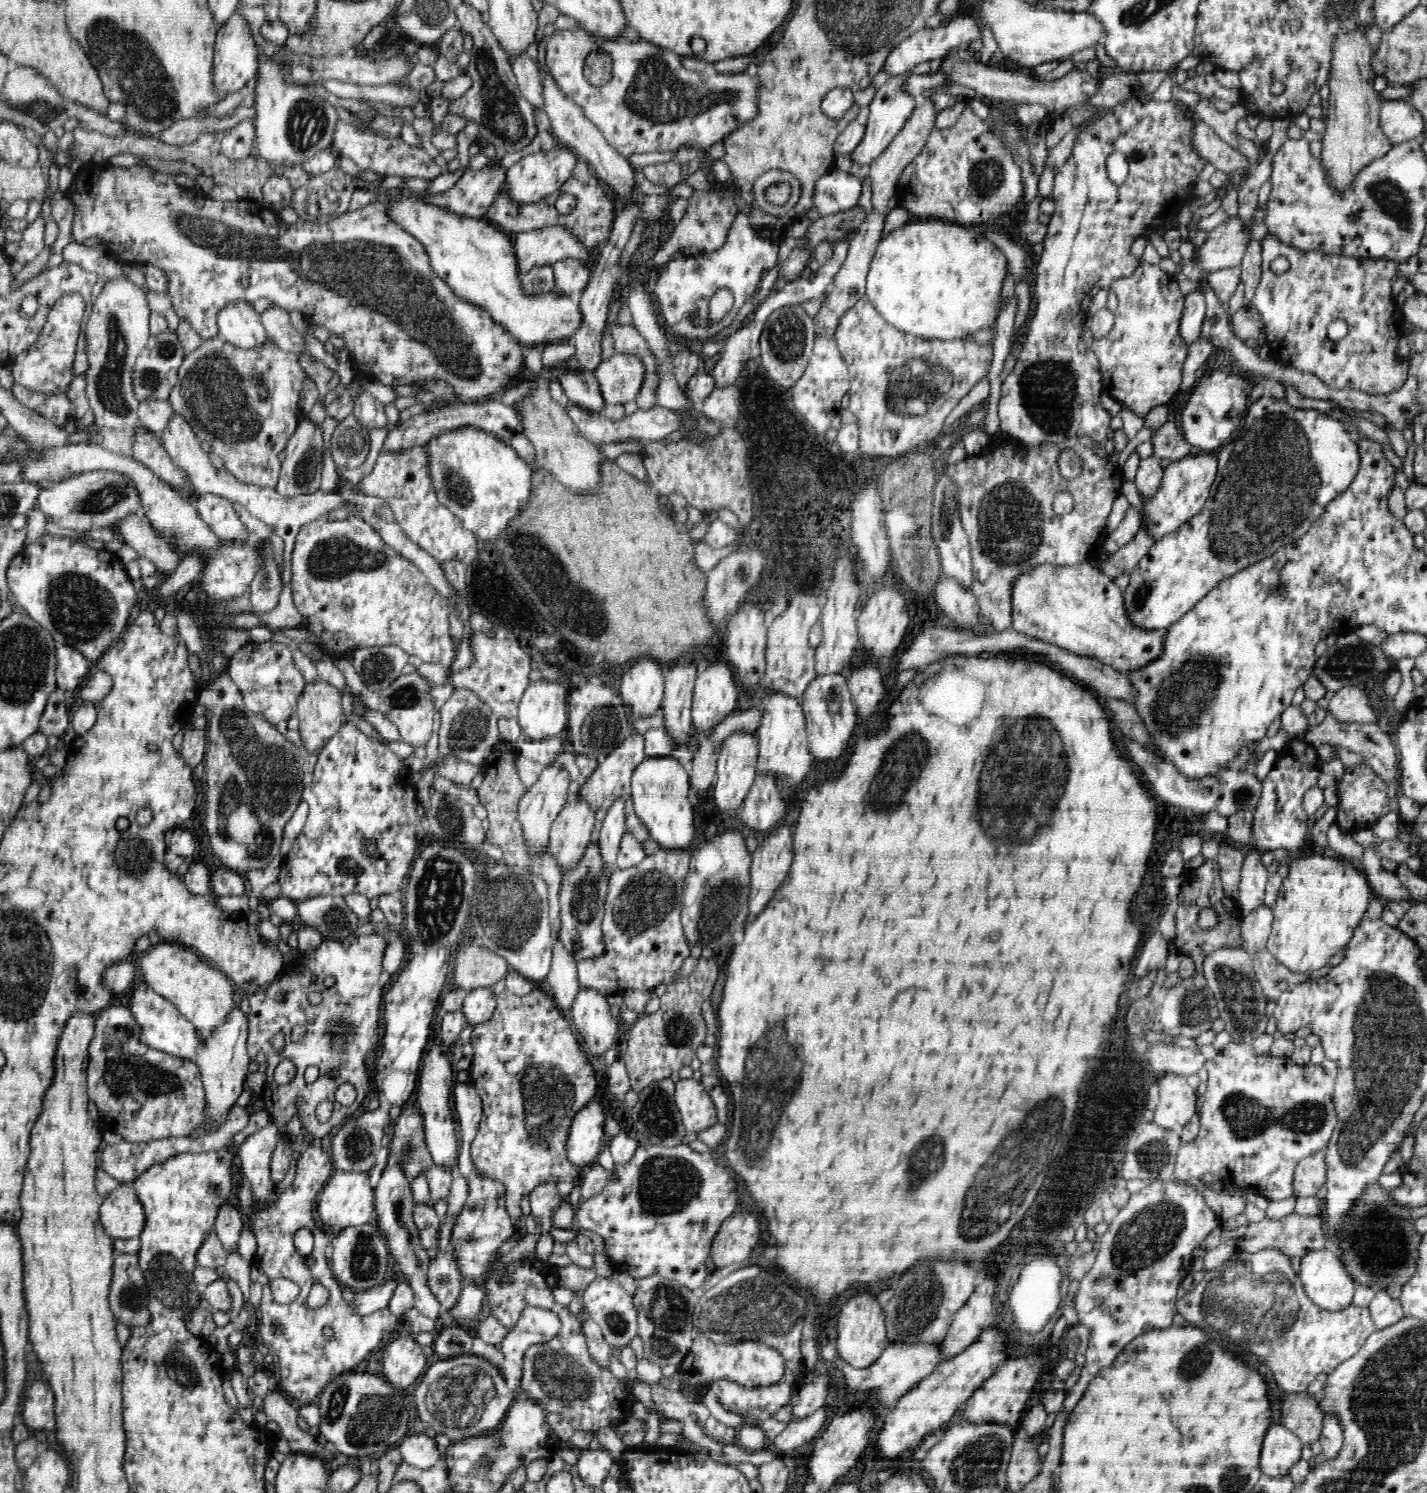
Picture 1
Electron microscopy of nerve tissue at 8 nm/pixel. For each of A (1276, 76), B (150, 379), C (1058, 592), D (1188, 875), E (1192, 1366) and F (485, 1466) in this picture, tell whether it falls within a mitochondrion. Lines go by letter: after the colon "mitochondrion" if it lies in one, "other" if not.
A: other
B: mitochondrion
C: other
D: other
E: mitochondrion
F: mitochondrion

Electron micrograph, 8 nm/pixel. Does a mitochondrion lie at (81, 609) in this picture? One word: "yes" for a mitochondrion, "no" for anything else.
yes

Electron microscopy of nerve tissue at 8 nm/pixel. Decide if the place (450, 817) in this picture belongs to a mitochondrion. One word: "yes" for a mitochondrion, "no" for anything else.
yes

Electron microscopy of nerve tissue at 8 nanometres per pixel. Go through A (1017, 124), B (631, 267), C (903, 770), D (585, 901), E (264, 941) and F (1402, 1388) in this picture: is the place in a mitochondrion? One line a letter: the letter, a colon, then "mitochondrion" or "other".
A: other
B: other
C: mitochondrion
D: mitochondrion
E: other
F: mitochondrion

